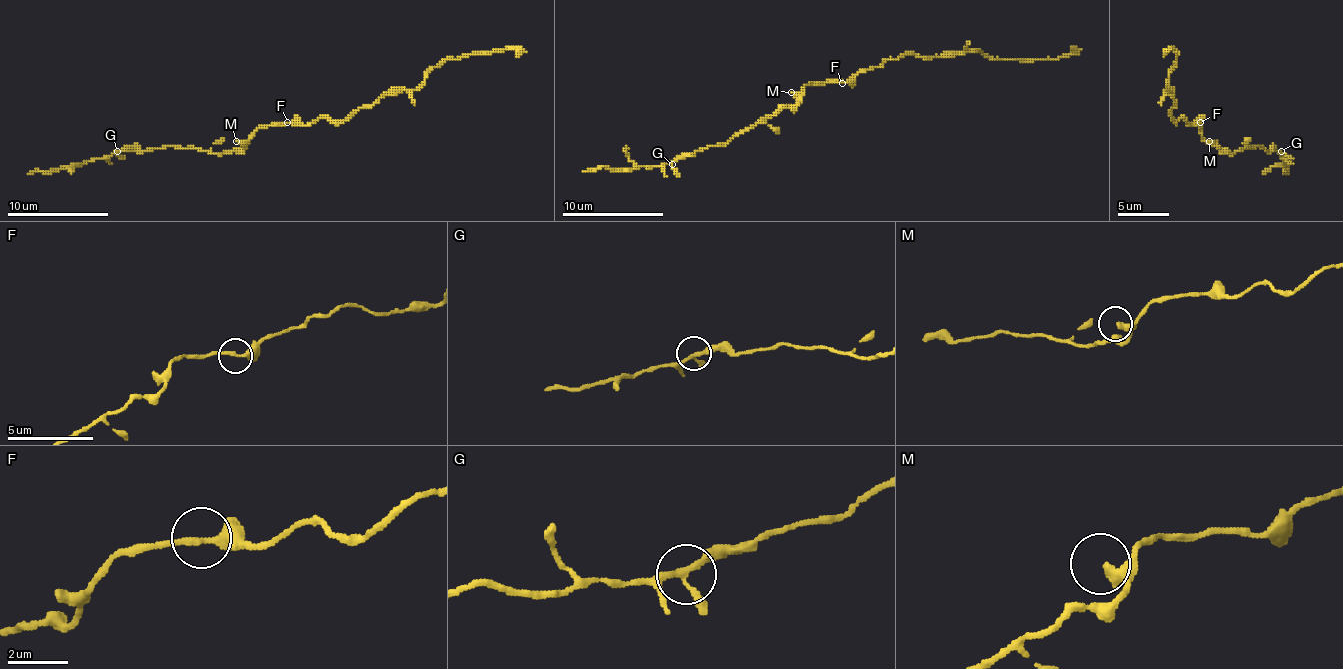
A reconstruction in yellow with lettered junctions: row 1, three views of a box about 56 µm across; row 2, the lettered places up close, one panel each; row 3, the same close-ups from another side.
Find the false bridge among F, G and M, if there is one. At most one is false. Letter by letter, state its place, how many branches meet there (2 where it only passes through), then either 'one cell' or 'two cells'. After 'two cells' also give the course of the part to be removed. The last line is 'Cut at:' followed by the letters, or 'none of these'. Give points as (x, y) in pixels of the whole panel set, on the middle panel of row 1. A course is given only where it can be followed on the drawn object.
F: at (842, 83); 2 branches meet; two cells; foreign part runs (842, 82), (908, 54), (941, 57), (982, 52), (990, 59), (1058, 59), (1081, 49)
G: at (672, 164); 3 branches meet; one cell
M: at (791, 92); 2 branches meet; one cell
Cut at: F

